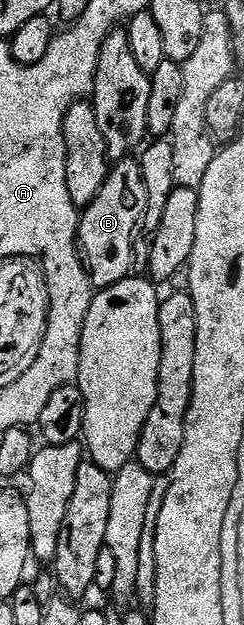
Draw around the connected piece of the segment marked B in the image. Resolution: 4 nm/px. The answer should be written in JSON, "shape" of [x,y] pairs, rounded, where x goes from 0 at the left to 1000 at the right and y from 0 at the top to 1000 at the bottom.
{"shape":[[[561,254],[488,256],[434,280],[426,298],[410,298],[410,310],[377,317],[357,333],[332,334],[320,355],[320,387],[369,438],[373,456],[402,464],[471,456],[475,451],[520,446],[545,434],[549,379],[598,346],[607,330],[607,298],[590,291],[582,264]]]}

